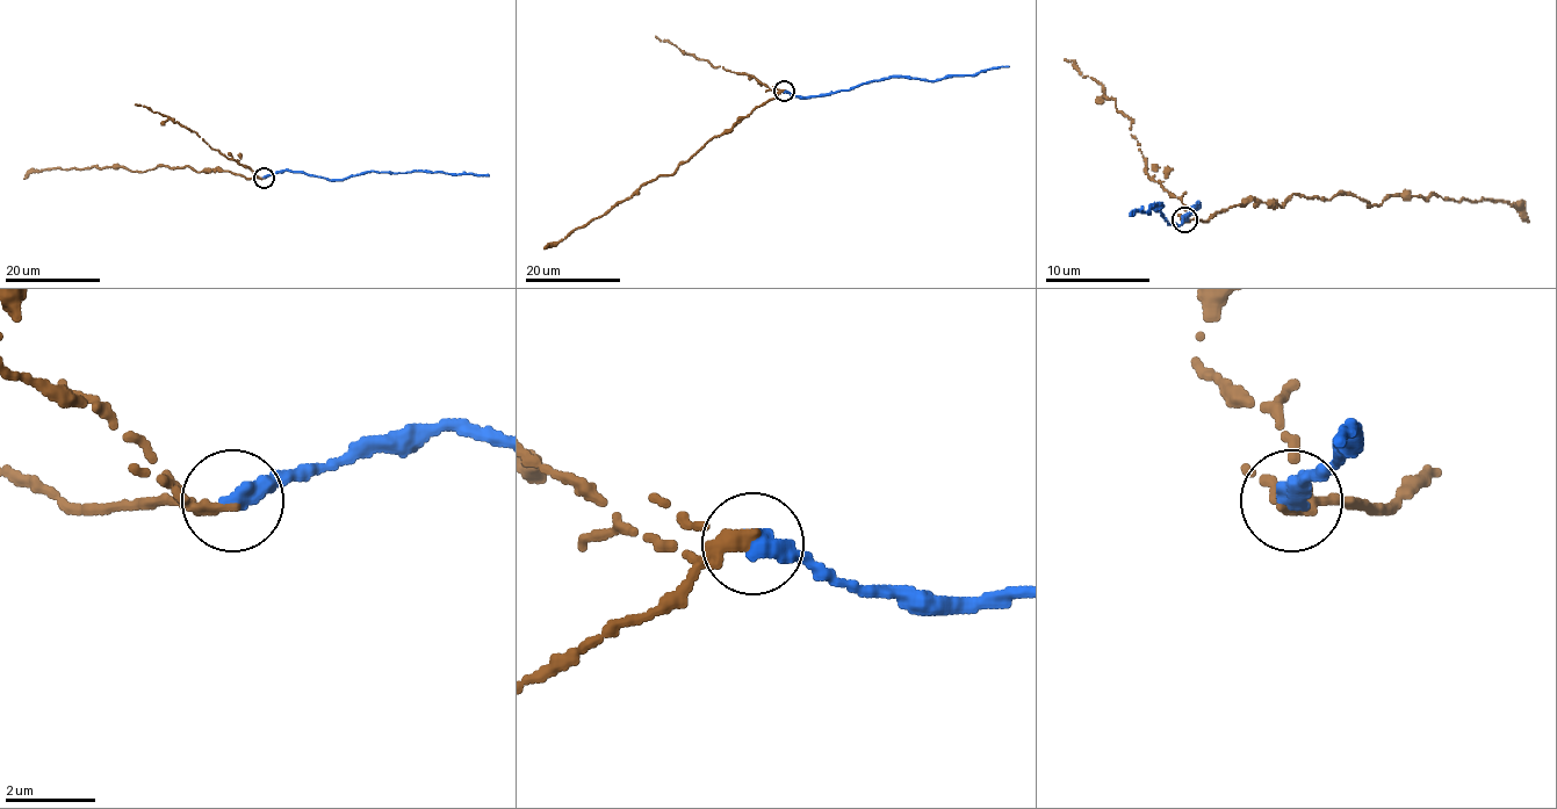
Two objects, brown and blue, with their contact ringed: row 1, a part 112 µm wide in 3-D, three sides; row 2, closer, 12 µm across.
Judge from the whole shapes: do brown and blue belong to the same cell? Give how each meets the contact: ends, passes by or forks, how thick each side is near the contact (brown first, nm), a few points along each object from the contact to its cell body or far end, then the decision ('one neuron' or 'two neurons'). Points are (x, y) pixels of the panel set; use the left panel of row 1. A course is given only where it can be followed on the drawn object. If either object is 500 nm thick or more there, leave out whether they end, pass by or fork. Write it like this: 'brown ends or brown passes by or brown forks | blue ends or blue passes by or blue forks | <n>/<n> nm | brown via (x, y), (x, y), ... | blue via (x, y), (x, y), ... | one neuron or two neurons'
brown forks | blue ends | 200/440 nm | brown via (262, 178), (217, 168), (200, 172), (188, 166), (138, 172), (94, 166), (45, 168), (24, 179) | blue via (262, 178), (290, 170), (330, 180), (372, 171), (489, 174) | two neurons

